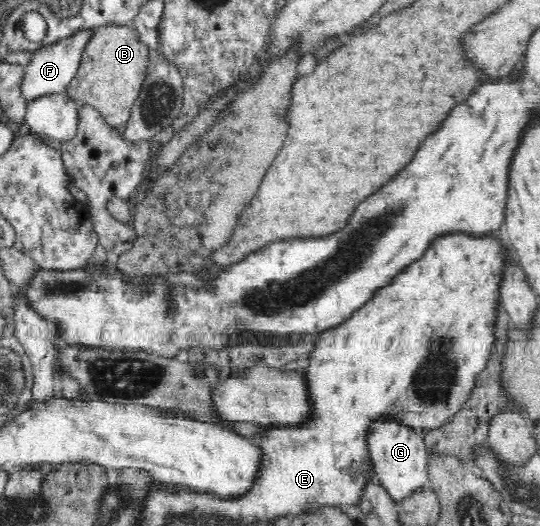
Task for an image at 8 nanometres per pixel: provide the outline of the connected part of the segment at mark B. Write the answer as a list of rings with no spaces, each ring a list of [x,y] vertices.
[[[108,25],[92,28],[86,44],[80,51],[78,70],[66,85],[65,91],[78,108],[84,105],[93,106],[111,127],[120,130],[129,121],[131,108],[149,73],[148,51],[149,48],[140,40],[133,26]]]

